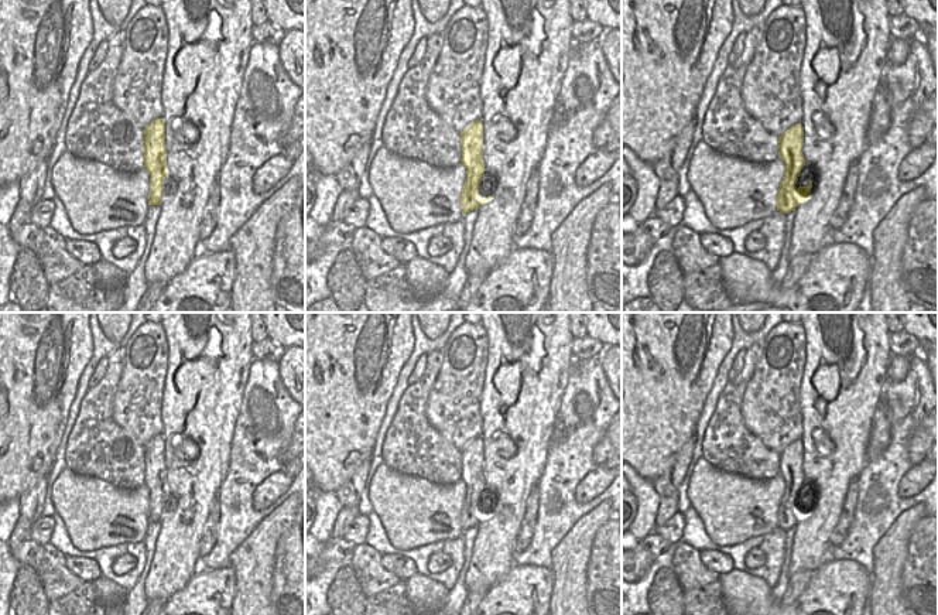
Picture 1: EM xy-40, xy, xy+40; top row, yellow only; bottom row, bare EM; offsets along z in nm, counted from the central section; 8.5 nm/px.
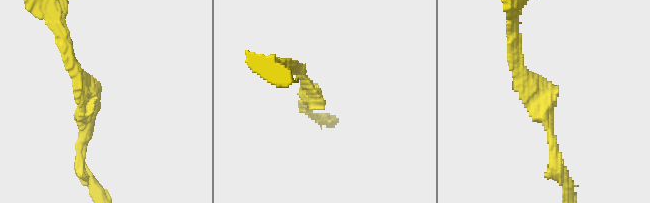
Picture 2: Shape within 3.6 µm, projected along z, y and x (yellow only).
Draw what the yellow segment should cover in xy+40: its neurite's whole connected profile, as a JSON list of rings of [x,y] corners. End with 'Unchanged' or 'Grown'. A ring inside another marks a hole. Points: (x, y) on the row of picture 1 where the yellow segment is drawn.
[[[800,123],[791,126],[778,137],[778,157],[784,161],[784,177],[777,194],[777,211],[788,213],[811,197],[812,181],[808,187],[795,187],[805,158],[801,151],[804,146],[804,127]]]. Unchanged.

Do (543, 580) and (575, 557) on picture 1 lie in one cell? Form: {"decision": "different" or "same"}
{"decision": "different"}

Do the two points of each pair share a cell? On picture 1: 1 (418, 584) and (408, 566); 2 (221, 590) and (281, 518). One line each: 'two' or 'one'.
1: two
2: two

